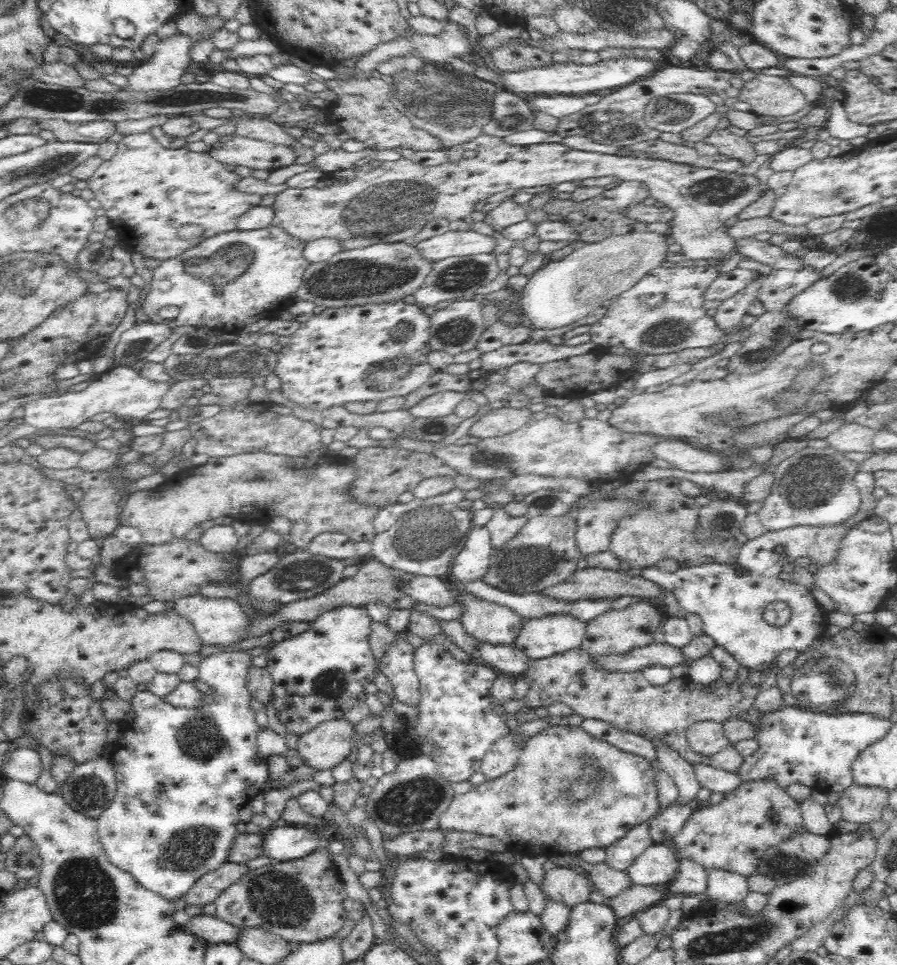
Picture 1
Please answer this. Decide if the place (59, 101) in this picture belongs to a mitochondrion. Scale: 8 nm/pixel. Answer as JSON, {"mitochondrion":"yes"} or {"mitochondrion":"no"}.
{"mitochondrion":"yes"}

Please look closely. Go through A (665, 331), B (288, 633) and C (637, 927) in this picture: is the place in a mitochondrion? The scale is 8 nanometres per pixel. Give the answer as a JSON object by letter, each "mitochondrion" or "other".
{"A":"mitochondrion","B":"other","C":"other"}

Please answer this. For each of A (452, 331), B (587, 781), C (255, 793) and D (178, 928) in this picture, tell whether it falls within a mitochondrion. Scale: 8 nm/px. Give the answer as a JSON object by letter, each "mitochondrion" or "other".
{"A":"mitochondrion","B":"mitochondrion","C":"other","D":"other"}

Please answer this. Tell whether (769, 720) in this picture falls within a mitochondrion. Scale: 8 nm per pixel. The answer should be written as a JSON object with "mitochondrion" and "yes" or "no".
{"mitochondrion":"no"}

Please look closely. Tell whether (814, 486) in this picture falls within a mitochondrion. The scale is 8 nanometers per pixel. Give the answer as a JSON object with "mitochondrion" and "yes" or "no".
{"mitochondrion":"yes"}

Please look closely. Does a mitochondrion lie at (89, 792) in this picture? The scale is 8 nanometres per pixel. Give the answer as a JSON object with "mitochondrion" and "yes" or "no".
{"mitochondrion":"yes"}

